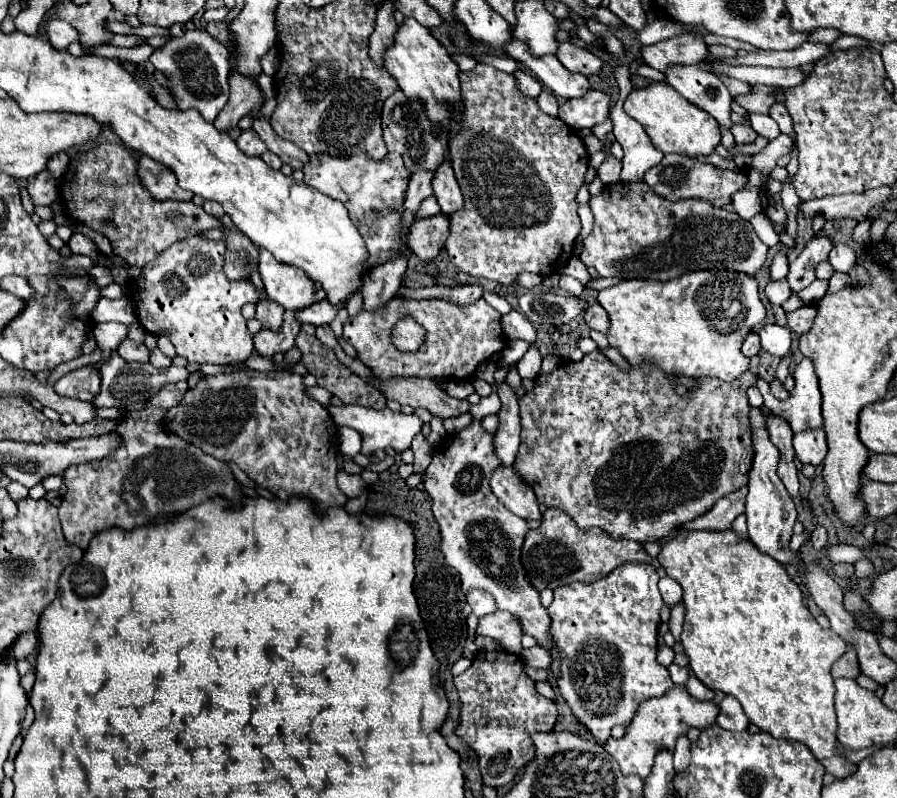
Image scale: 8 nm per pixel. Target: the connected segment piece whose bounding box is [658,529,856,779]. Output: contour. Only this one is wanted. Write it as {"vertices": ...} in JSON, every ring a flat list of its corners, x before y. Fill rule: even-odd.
{"vertices":[[676,529,676,533,672,535,670,541,666,541,664,545,660,545,660,553,658,553,658,561,660,565,666,569,668,577,676,579,682,589,684,589,684,631,682,631,682,645,684,651,690,659,690,669,694,671,694,675,712,691,722,691,724,695,732,695,738,699,738,703,742,705,746,717,750,719,750,723,754,723,756,727,760,727,762,731,770,733,772,737,780,737,780,739,792,739,792,741,800,741,804,743,812,755,826,767,828,773,832,773,838,779,850,777,856,771,856,765,850,763,848,759,834,755,834,747,838,743,836,739,836,715,834,715,834,679,830,675,830,667,836,659,842,657,842,653,846,651,846,643,840,635,836,635,832,629,822,629,816,619,812,617,812,613,804,607,802,603,802,591,798,589,798,585,788,577,786,569,772,557,760,553,758,549,754,549,754,545,748,539,742,539,734,529,726,529,726,531,686,531,686,529]]}

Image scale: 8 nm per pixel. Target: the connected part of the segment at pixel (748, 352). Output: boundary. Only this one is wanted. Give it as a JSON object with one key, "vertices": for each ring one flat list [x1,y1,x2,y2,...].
{"vertices":[[750,333,750,335,746,337,744,345,742,345,742,353,744,353,746,357,754,357,754,355,758,355,758,351,760,351,760,337,758,337,756,333]]}

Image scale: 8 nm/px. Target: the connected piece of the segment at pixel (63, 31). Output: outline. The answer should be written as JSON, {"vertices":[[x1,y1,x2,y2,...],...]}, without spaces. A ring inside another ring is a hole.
{"vertices":[[60,19,48,21,48,37,56,49,66,49,72,41,78,41,78,33,72,25]]}

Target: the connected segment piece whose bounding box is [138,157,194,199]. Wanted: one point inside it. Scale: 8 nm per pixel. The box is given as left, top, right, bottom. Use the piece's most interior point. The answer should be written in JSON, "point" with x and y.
{"point":[160,181]}

